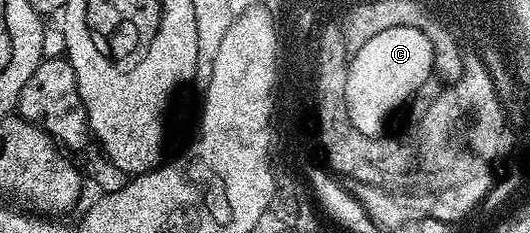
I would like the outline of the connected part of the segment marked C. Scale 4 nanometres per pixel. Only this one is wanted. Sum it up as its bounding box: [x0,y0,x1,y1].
[346,27,434,139]

